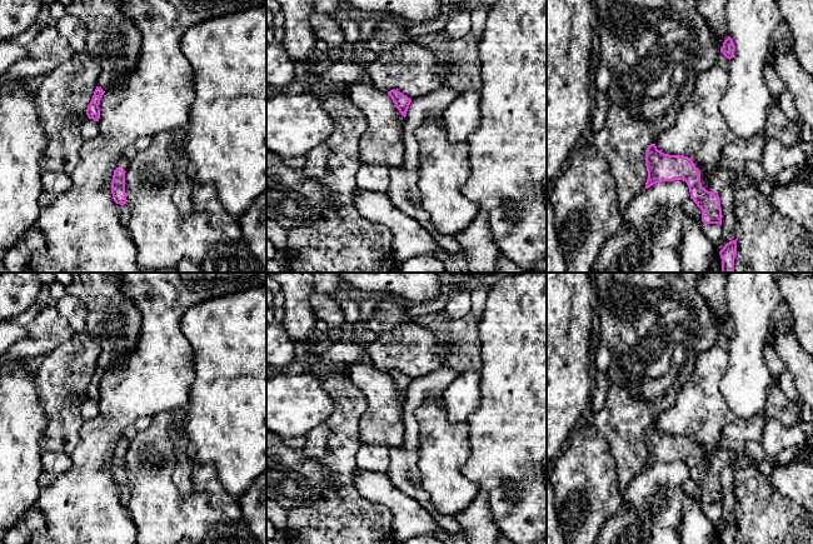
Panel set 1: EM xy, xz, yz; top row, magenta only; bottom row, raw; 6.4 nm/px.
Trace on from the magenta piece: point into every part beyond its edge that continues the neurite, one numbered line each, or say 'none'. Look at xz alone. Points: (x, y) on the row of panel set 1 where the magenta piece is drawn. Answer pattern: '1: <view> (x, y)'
none

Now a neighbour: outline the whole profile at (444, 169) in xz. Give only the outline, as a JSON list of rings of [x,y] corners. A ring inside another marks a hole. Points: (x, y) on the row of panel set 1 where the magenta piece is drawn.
[[[443,119],[422,123],[414,134],[420,146],[422,206],[438,234],[454,236],[479,215],[477,204],[463,194],[470,176],[469,146],[448,139]]]

